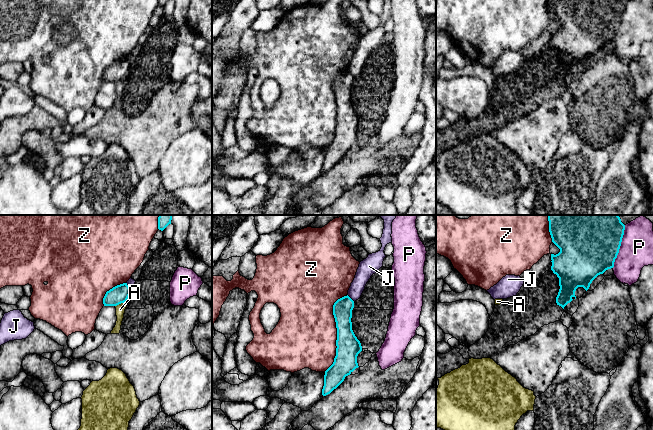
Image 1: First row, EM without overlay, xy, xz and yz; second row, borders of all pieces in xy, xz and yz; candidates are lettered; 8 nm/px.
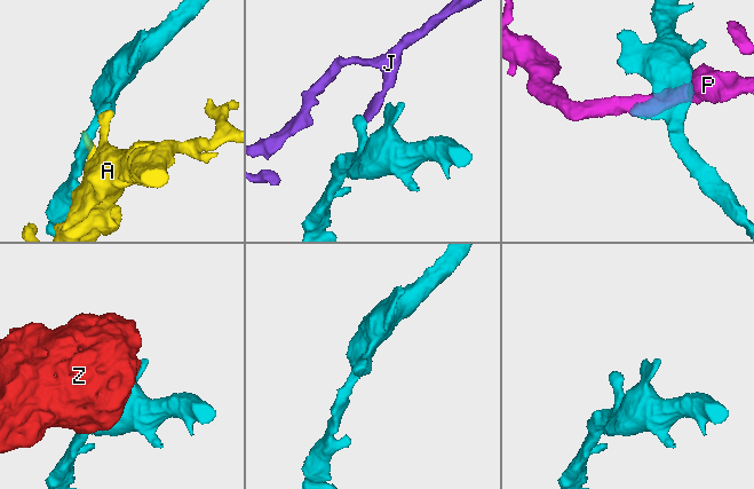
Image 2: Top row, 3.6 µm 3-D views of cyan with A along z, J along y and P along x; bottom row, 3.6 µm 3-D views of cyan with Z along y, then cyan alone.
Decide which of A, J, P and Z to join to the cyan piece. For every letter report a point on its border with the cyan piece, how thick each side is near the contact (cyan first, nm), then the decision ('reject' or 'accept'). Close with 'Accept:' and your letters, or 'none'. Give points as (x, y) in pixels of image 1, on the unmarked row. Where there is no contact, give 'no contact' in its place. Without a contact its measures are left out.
A: xy (120, 79) | 150/80 nm | reject
J: xz (350, 74) | 160/130 nm | reject
P: yz (620, 21) | 420/280 nm | reject
Z: xz (337, 107) | 190/480 nm | reject
Accept: none

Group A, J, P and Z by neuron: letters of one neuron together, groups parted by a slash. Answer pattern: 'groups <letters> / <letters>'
groups A / J / P / Z

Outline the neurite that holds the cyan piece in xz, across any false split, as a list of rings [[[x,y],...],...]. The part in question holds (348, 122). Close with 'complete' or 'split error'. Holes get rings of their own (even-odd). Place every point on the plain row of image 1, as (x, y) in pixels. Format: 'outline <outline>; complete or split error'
outline [[[347,71],[333,81],[333,91],[337,104],[336,132],[333,140],[325,147],[322,171],[336,165],[356,144],[357,132],[362,127],[360,117],[352,106],[352,86],[354,77]]]; complete

